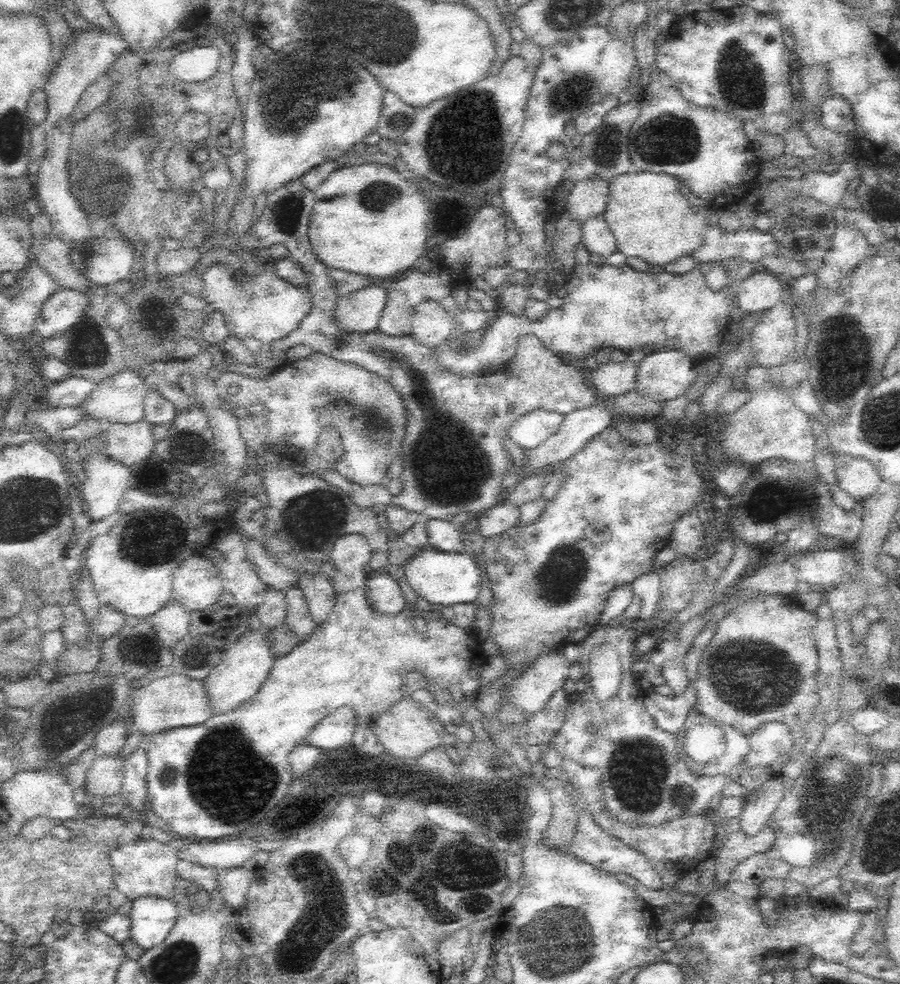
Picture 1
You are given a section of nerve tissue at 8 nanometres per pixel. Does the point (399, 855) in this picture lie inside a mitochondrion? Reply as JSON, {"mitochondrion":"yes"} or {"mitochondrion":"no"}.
{"mitochondrion":"yes"}

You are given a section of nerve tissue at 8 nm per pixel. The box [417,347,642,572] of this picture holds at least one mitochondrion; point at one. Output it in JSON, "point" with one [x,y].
{"point":[446,496]}

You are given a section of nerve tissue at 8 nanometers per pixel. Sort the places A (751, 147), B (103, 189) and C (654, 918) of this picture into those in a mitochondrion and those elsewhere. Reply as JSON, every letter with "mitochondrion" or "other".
{"A":"other","B":"mitochondrion","C":"other"}

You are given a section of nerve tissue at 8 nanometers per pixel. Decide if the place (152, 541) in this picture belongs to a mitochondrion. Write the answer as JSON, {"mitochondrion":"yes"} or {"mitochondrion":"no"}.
{"mitochondrion":"yes"}

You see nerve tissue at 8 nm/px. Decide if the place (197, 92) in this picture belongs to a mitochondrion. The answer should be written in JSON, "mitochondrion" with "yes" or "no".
{"mitochondrion":"no"}

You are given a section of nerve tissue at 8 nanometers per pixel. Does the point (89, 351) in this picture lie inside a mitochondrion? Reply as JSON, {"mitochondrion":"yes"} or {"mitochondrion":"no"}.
{"mitochondrion":"yes"}

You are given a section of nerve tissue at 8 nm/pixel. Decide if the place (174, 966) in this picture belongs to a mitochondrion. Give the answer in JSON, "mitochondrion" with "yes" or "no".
{"mitochondrion":"yes"}

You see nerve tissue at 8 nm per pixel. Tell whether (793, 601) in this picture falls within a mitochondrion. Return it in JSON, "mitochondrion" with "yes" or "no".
{"mitochondrion":"no"}

